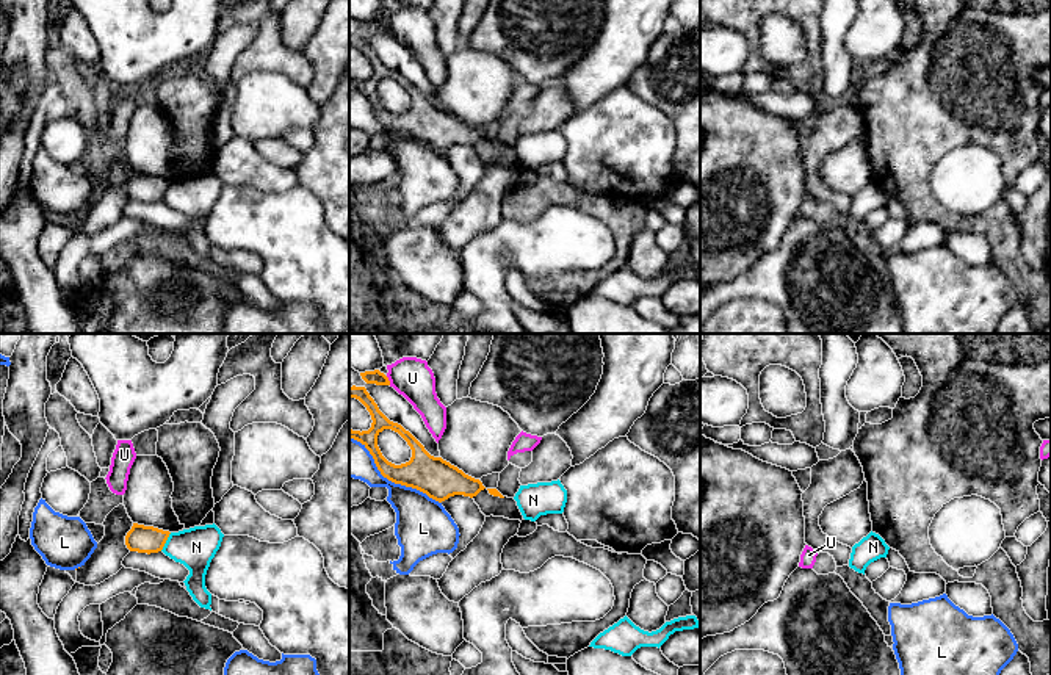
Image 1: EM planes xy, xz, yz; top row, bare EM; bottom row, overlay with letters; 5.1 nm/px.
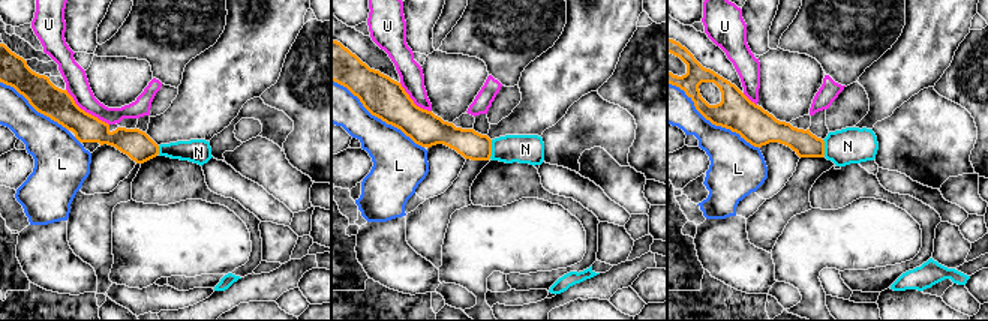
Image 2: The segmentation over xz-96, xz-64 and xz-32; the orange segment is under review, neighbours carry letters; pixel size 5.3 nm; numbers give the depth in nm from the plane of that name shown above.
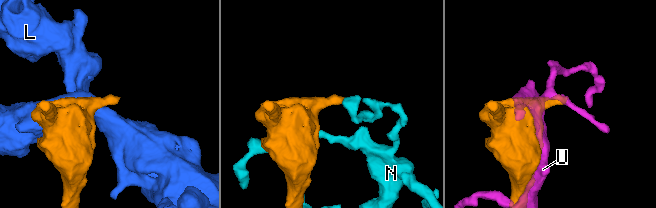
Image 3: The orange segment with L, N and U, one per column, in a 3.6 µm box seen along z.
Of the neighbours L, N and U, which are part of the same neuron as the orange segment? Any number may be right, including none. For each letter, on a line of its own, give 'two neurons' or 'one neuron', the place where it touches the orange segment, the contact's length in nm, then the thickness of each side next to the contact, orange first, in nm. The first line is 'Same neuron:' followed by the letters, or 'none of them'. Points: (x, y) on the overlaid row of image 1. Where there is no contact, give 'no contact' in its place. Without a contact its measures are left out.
Same neuron: none of them
L: two neurons; meets orange in xz at (390, 480); contact 600 nm long; 200 nm thick on the orange side, 240 nm on the other
N: two neurons; meets orange in xy at (165, 542); contact 110 nm long; 140 nm thick on the orange side, 200 nm on the other
U: two neurons; meets orange in xz at (389, 381); contact 50 nm long; 70 nm thick on the orange side, 200 nm on the other

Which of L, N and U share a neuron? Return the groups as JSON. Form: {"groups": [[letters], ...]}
{"groups": [["L"], ["N"], ["U"]]}

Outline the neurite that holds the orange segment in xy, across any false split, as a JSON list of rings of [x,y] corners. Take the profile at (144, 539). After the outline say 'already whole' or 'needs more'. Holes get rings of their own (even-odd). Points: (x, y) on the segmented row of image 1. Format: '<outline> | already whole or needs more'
[[[133,523],[125,536],[125,545],[130,551],[147,554],[158,553],[163,550],[169,534],[169,531]]] | already whole

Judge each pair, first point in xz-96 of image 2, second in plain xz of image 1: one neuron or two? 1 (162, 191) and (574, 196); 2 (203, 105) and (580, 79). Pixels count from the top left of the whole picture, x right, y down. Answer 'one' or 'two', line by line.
1: one
2: one

